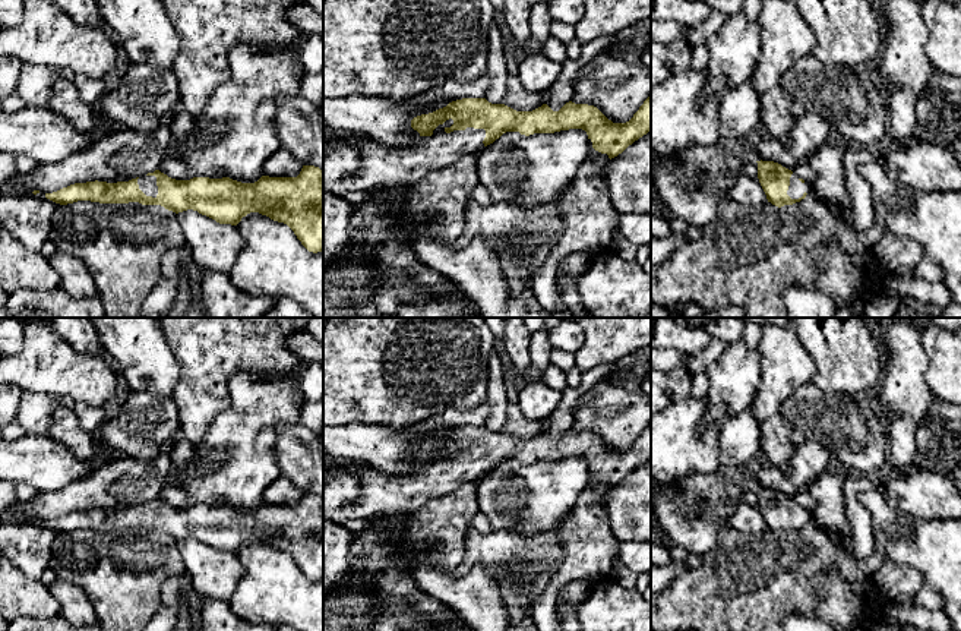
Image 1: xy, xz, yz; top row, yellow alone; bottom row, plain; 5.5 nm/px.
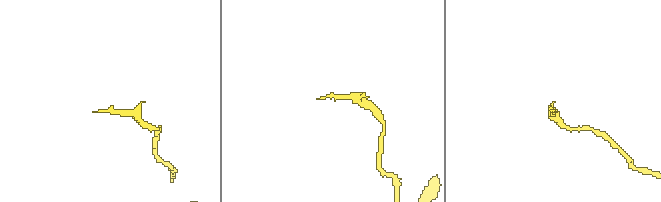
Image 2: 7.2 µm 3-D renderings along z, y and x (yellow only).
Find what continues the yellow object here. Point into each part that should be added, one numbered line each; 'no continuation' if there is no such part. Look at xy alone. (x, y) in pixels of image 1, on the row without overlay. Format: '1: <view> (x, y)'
1: xy (147, 511)

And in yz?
1: yz (796, 517)

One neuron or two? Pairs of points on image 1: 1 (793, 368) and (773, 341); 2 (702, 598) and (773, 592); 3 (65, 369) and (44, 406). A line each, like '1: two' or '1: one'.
1: one
2: one
3: two

